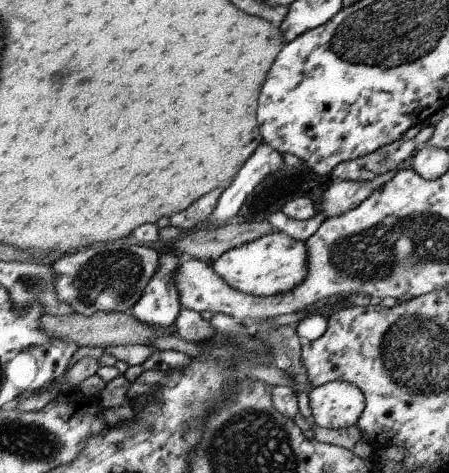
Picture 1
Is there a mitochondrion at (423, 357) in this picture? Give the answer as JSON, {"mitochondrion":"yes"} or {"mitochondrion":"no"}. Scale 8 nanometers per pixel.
{"mitochondrion":"yes"}

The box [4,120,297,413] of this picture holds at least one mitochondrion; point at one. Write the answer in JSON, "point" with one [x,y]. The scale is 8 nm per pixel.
{"point":[108,278]}

